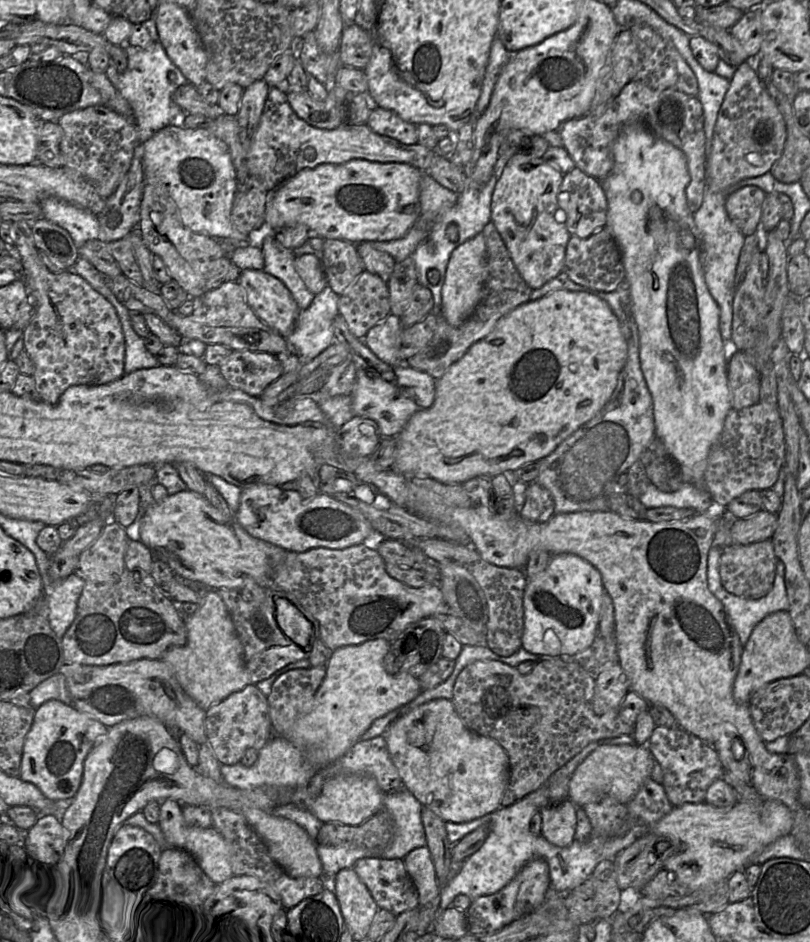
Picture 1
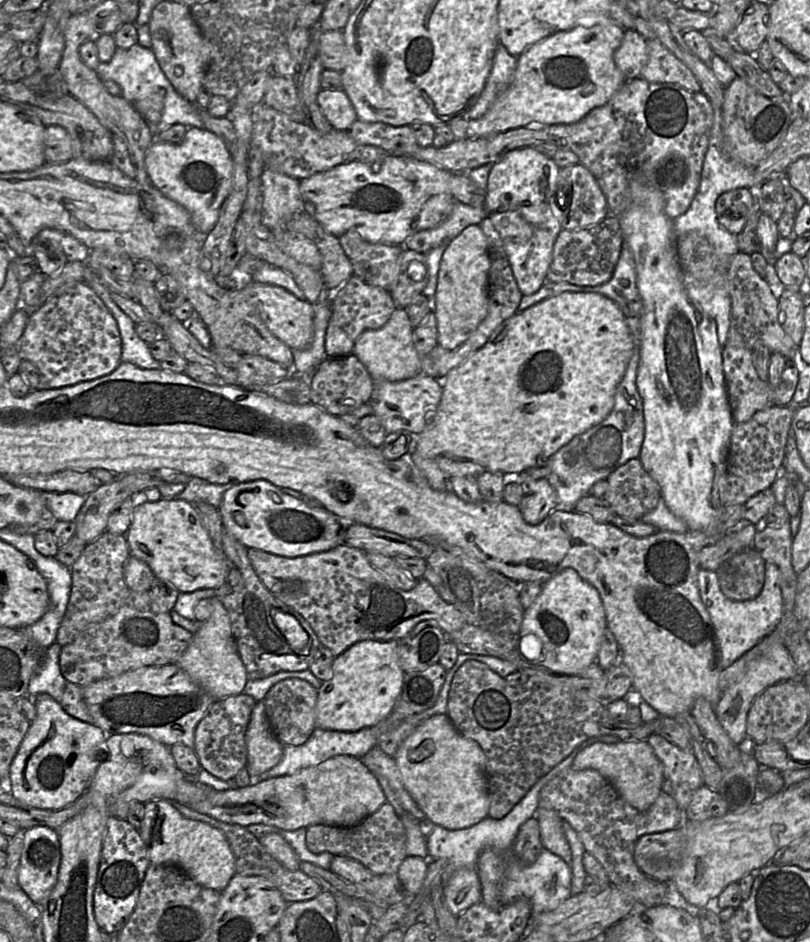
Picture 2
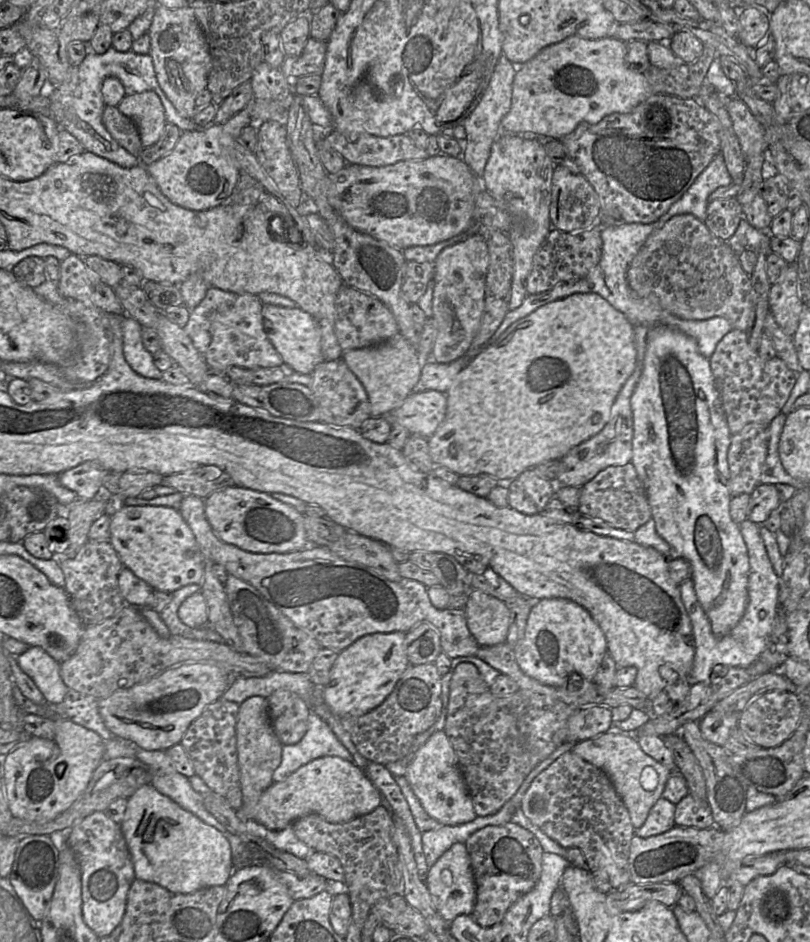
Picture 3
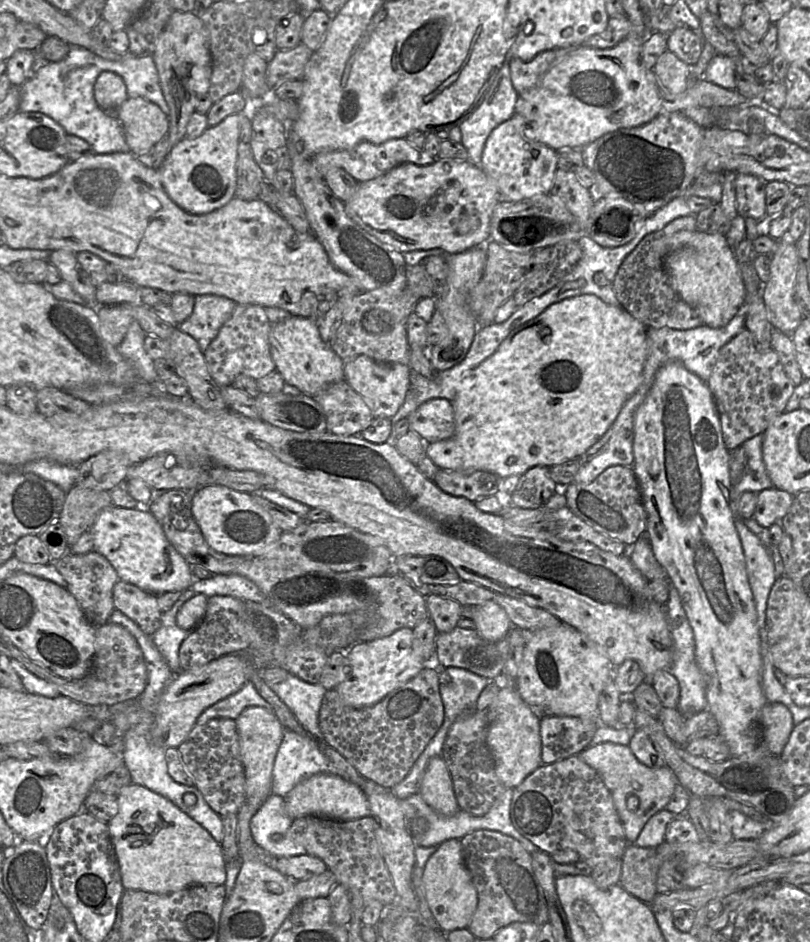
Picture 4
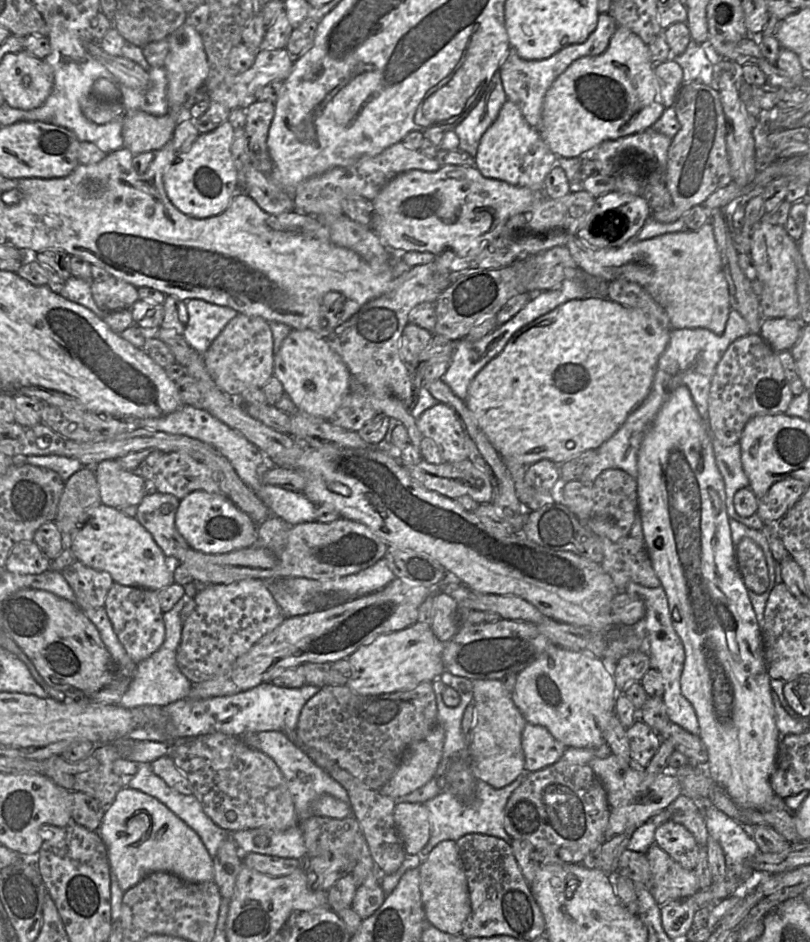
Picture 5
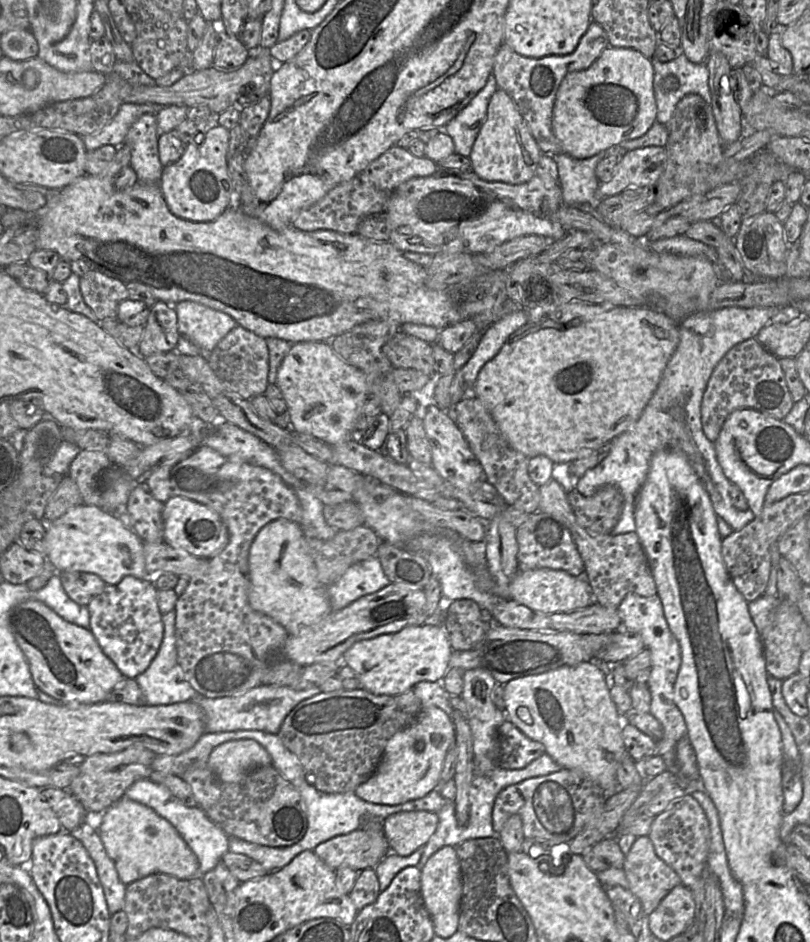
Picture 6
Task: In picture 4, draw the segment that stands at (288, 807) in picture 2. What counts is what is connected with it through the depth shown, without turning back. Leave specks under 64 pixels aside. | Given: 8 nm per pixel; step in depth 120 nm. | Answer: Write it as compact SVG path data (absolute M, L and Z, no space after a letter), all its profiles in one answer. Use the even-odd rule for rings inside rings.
M320 773L300 781L285 797L284 809L289 818L316 815L331 820L354 820L369 816L364 791L339 775Z

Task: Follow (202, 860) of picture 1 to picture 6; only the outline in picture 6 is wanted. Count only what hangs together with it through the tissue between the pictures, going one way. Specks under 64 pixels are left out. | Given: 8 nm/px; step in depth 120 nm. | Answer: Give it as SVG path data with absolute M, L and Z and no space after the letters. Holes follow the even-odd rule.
M125 795L116 803L114 803L112 806L110 806L108 809L106 809L104 812L97 812L99 813L99 817L102 817L102 821L100 821L98 833L100 835L100 838L104 844L104 847L106 849L106 852L109 856L109 858L113 861L114 866L116 868L116 871L118 873L119 879L123 884L126 886L140 880L150 874L154 873L164 873L168 875L172 875L178 879L192 879L192 878L199 878L199 862L194 854L194 852L189 848L189 846L185 843L185 841L182 839L182 837L179 835L179 833L176 831L176 829L164 818L159 816L152 808L141 804L139 802L136 802L134 800L131 800L127 798Z

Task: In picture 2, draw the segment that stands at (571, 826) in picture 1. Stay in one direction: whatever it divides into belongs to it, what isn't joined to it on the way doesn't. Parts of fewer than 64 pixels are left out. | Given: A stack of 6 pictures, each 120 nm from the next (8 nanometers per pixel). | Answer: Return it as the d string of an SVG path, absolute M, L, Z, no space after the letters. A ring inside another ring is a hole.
M538 808L536 816L544 848L560 856L571 866L572 851L563 832L563 820L554 810Z

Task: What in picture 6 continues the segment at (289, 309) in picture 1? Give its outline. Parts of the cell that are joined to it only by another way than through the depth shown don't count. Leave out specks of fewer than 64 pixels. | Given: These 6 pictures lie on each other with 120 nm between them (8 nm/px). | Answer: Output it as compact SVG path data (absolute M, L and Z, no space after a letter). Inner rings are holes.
M298 342L291 345L282 360L275 385L280 389L290 418L292 431L311 435L329 446L356 436L354 426L365 401L372 396L371 379L333 352L329 342Z

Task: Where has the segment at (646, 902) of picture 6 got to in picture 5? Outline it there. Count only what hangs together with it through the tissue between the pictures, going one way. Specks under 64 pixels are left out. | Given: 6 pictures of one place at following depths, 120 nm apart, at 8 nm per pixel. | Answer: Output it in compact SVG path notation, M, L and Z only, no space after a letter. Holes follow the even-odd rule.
M656 843L645 854L652 871L649 891L660 906L675 899L688 898L699 890L695 871L683 868Z

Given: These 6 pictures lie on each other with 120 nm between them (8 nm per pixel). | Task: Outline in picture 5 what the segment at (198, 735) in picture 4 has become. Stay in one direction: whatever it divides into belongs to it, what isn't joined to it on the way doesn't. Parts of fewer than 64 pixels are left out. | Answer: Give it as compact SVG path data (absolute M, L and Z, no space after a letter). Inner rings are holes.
M213 733L176 739L171 745L170 755L175 766L191 784L192 794L202 805L205 814L228 833L257 828L285 831L298 825L298 815L283 774L270 757L249 747L242 738Z

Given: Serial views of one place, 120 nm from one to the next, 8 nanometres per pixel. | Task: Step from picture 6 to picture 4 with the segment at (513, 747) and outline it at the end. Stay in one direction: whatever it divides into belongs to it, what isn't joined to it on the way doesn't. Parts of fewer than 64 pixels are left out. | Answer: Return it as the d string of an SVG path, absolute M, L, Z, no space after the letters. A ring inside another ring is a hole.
M599 710L598 719L581 719L571 716L544 716L540 720L540 736L541 736L541 761L542 764L550 764L558 760L567 758L572 755L578 755L585 748L590 746L591 740L599 725Z

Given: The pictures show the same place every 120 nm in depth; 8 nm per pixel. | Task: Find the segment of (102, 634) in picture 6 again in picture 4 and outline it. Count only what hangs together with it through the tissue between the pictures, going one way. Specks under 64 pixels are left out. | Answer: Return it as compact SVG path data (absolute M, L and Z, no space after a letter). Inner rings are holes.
M118 579L113 587L113 604L147 635L152 636L160 627L162 613L157 596L150 592Z

